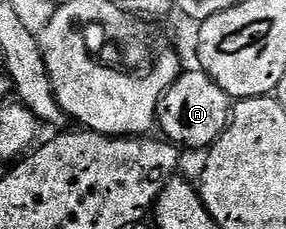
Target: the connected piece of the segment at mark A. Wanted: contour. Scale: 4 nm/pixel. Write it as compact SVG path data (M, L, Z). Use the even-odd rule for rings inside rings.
M180 72L179 77L169 86L159 100L157 129L166 140L191 149L206 150L225 131L231 117L232 98L209 74ZM163 132L163 133L162 133Z

